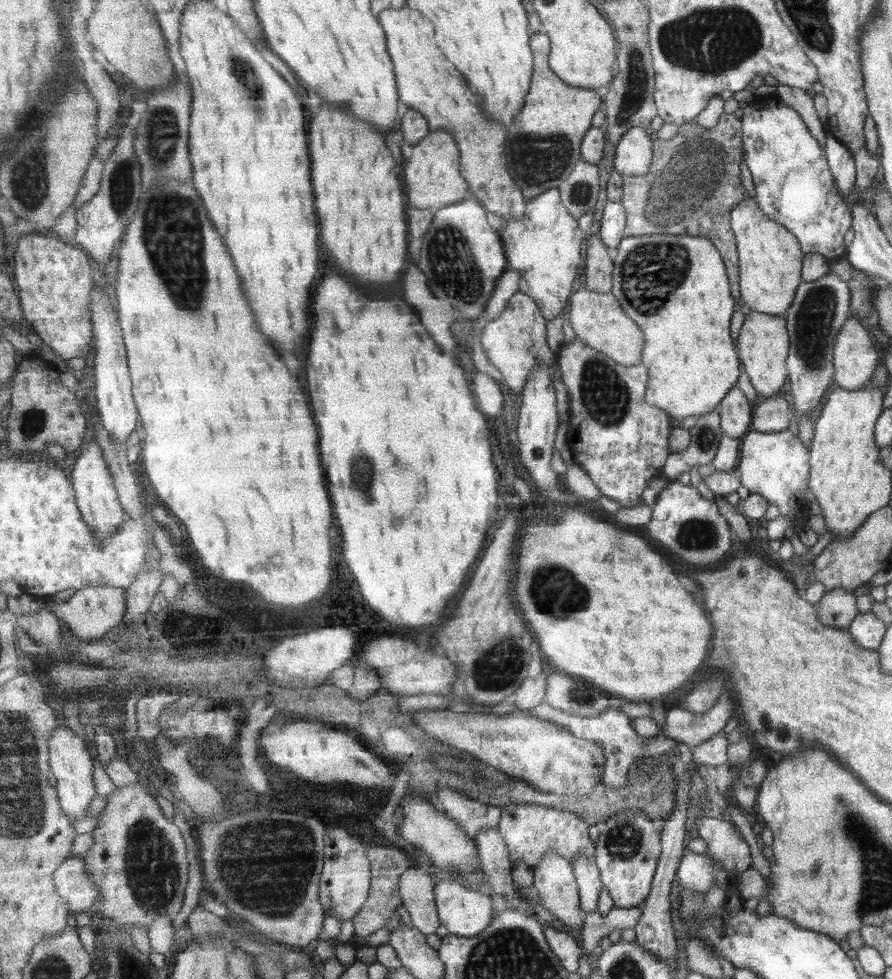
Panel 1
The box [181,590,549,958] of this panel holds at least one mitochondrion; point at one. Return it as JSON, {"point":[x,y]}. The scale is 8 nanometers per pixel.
{"point":[253,892]}

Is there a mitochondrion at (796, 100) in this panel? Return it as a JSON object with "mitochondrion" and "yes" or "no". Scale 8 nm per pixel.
{"mitochondrion":"no"}

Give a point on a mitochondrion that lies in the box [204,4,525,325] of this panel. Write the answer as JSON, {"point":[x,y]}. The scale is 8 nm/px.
{"point":[454,267]}

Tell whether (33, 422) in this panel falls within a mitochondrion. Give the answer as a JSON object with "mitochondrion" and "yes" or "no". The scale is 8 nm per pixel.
{"mitochondrion":"yes"}

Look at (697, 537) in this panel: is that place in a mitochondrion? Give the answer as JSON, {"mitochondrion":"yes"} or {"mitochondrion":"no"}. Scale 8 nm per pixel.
{"mitochondrion":"yes"}

